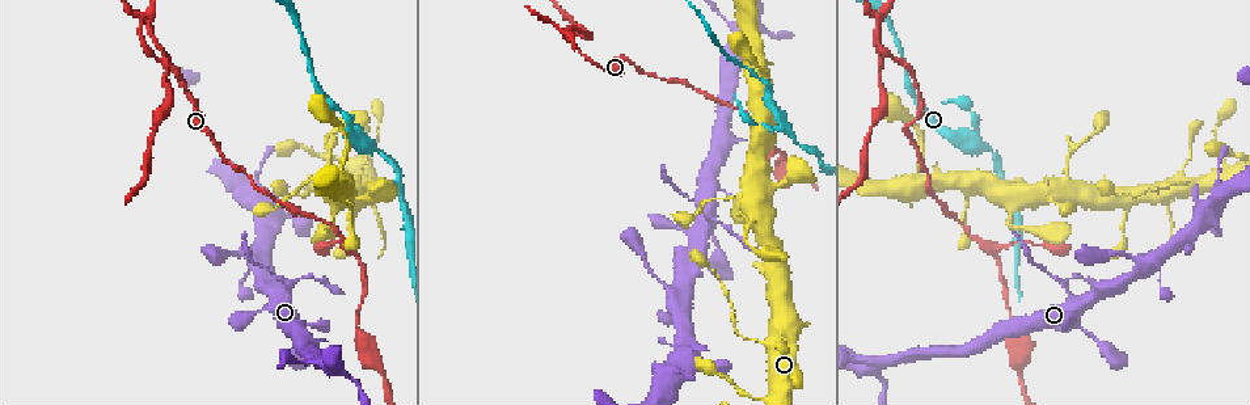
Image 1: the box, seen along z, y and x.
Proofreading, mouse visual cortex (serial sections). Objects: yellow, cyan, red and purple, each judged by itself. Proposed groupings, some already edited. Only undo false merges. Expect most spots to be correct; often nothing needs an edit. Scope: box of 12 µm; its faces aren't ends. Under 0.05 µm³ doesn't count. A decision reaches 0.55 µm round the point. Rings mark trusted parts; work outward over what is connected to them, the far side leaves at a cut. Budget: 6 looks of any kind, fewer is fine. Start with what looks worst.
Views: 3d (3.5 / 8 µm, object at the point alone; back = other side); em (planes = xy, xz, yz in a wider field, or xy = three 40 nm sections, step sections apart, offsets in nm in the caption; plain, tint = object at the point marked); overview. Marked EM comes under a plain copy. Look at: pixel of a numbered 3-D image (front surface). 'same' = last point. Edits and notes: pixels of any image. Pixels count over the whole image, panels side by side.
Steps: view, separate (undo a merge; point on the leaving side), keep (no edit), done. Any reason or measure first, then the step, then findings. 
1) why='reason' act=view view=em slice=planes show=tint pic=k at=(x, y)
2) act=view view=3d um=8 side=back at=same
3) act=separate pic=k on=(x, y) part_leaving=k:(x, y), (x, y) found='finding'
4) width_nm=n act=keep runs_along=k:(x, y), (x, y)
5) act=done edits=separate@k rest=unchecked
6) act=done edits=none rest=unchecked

why='thick turns thin' act=view view=3d um=3.5 pic=1 at=(1190, 181)

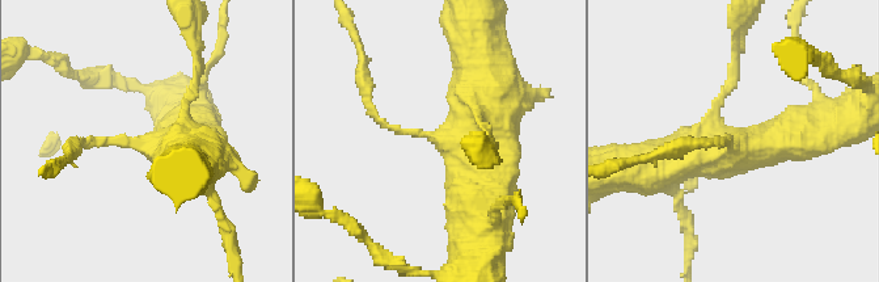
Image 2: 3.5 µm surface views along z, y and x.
act=view view=em slice=xy step=5 show=tint pic=2 at=(123, 144)

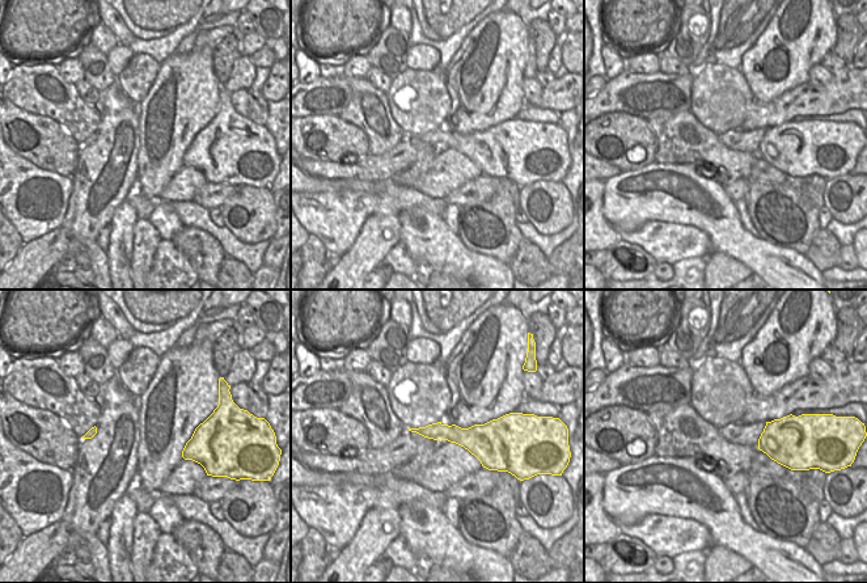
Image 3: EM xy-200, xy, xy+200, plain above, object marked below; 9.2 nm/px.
act=keep runs_along=2:(485, 173), (485, 156), (376, 117), (364, 80) found='all the same cell'

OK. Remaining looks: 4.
why='three arms meet' act=view view=3d um=3.5 pic=1 at=(968, 144)

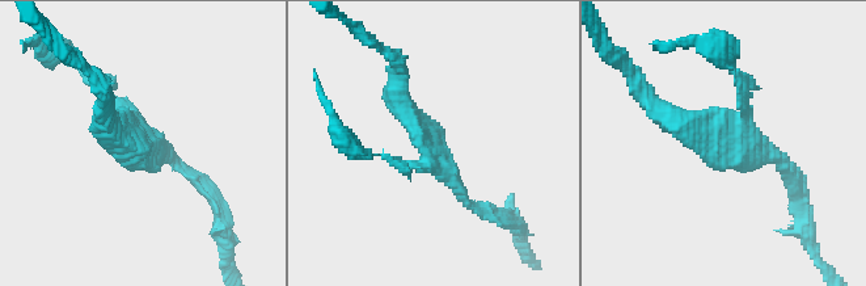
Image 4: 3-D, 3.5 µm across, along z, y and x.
arms=3 arm_widths_nm=150,200,300 act=view view=em slice=xy step=5 show=tint pic=4 at=(136, 148)

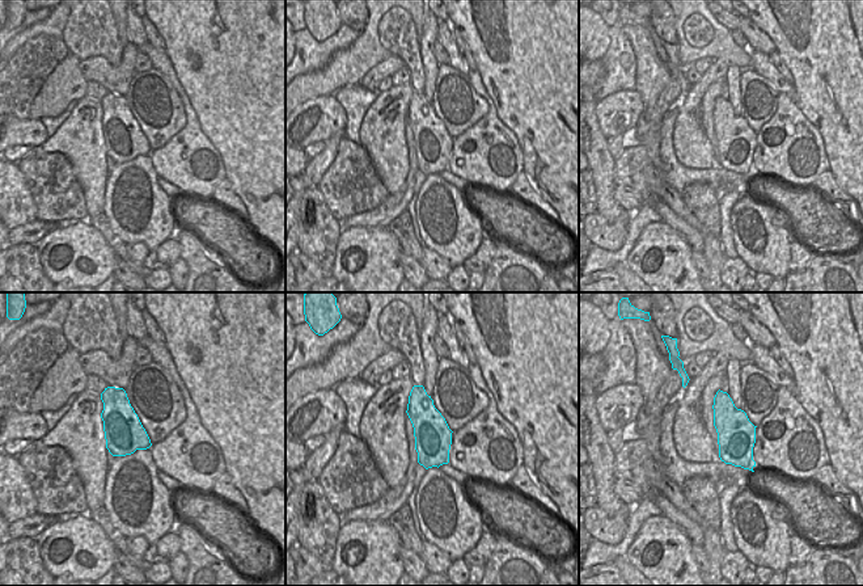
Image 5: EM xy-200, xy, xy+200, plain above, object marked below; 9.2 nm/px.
act=keep runs_along=4:(398, 80), (406, 114), (478, 207) found='continuous, no second cell'

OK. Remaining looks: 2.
act=done edits=none rest=unchecked

